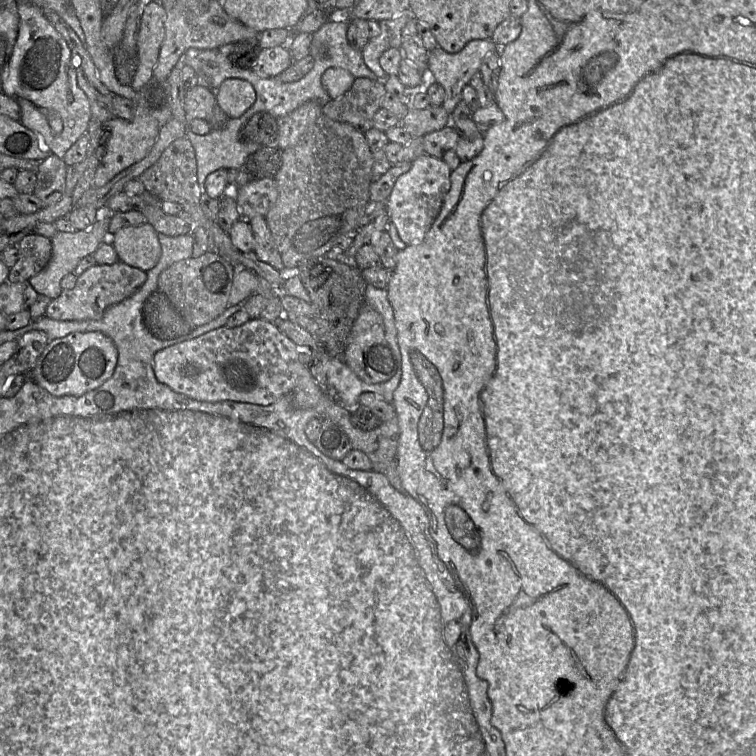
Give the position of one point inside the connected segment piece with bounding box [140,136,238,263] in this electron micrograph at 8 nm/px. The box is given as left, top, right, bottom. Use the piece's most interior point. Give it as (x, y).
(173, 177)

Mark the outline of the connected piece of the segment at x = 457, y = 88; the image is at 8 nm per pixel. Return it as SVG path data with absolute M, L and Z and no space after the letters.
M475 39L468 42L465 47L457 52L457 53L448 53L443 50L441 47L437 47L428 53L428 66L427 66L427 78L430 81L436 81L437 83L441 84L446 92L446 97L444 102L442 103L442 107L451 115L456 106L463 101L462 99L462 91L464 87L469 84L470 79L472 76L480 70L482 62L484 58L492 53L498 52L500 57L500 47L492 41L492 39Z

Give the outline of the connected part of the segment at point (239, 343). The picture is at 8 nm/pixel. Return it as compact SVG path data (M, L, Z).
M252 319L236 328L219 327L175 343L158 351L153 360L158 381L191 399L205 402L229 400L263 406L274 404L291 393L300 376L305 375L305 365L310 368L310 355L282 333L275 323L263 319Z

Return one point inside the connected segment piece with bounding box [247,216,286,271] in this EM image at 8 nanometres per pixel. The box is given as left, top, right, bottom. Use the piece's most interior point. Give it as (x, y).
(265, 249)

